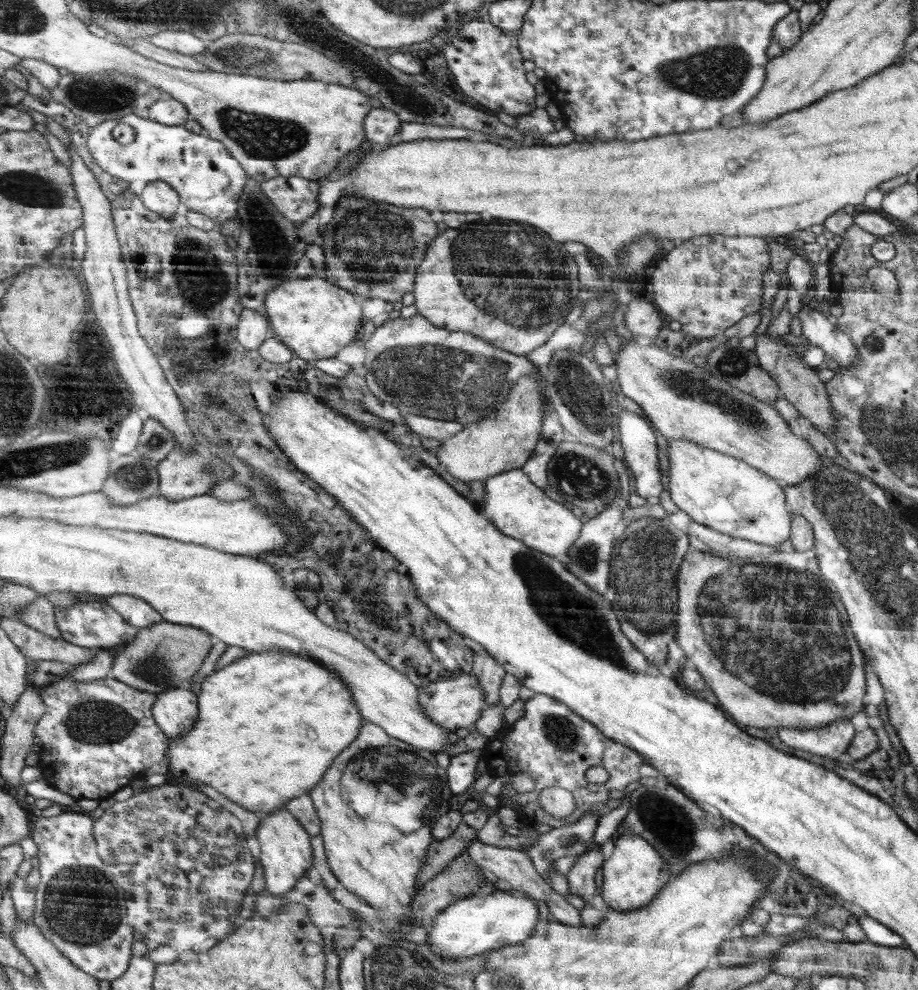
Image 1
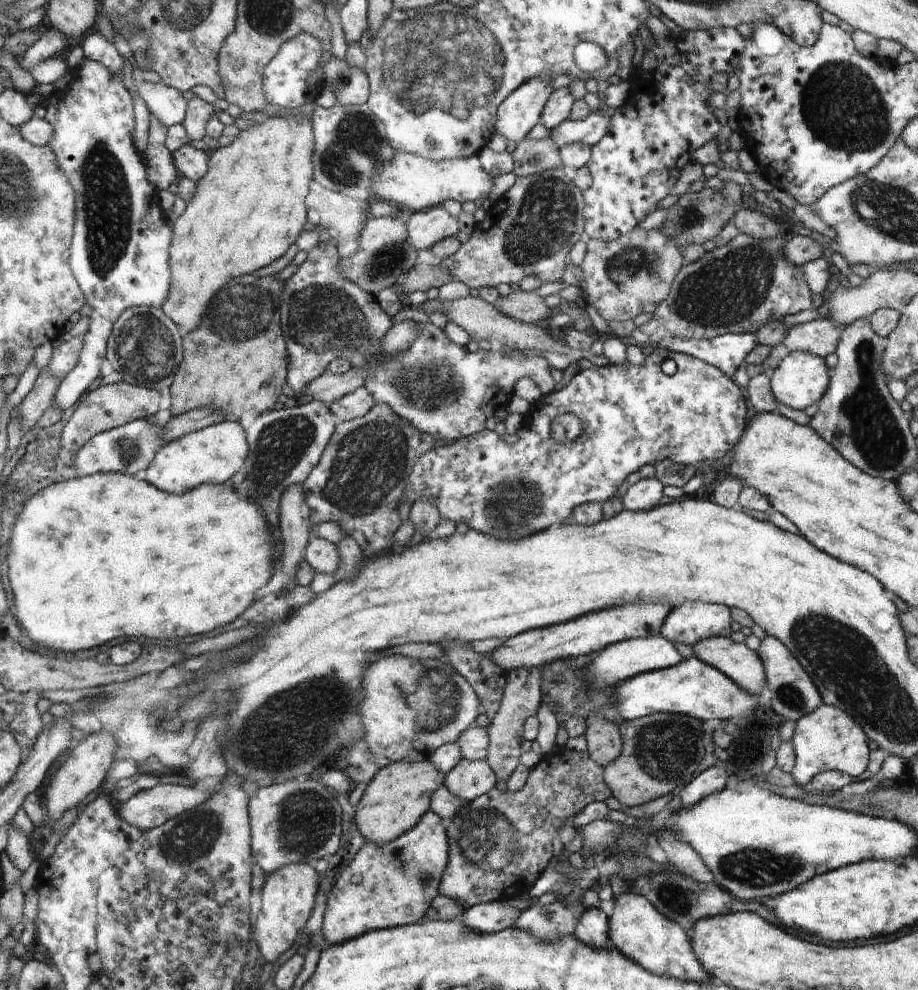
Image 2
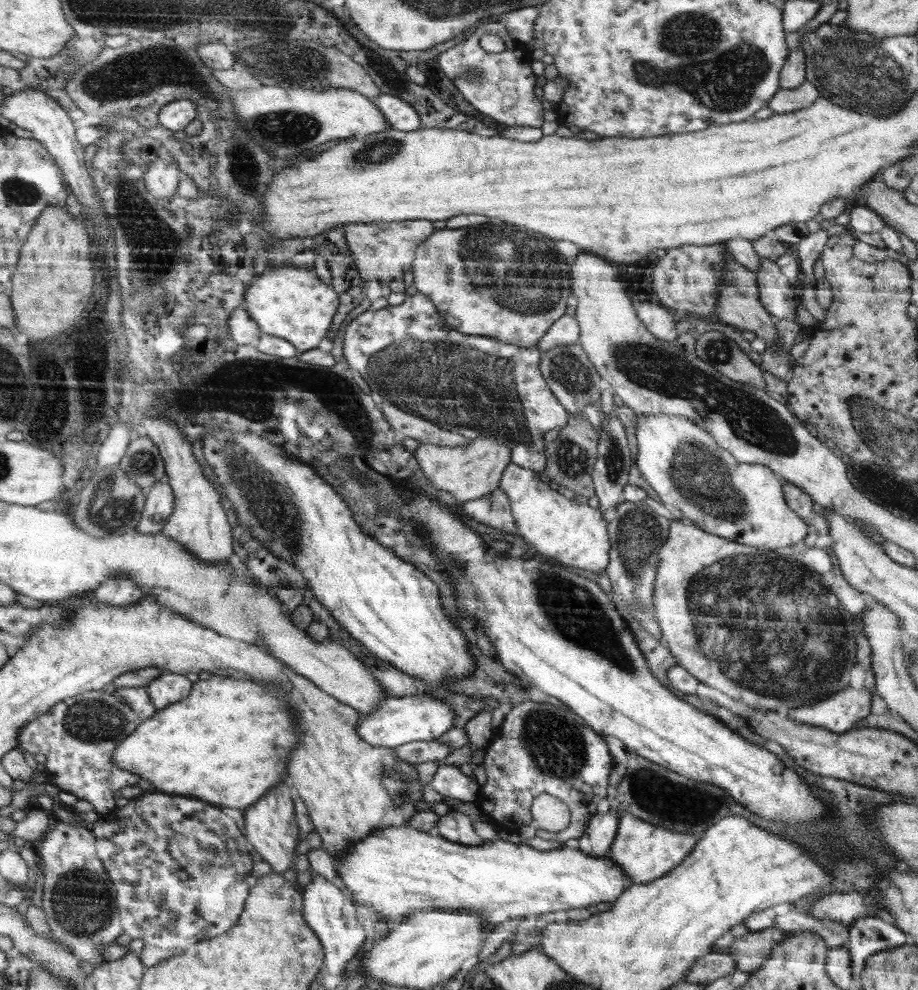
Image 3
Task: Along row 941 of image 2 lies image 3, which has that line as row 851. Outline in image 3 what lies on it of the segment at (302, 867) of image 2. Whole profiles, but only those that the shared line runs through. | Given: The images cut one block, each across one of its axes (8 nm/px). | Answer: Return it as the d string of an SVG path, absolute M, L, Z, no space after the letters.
M280 786L280 790L272 790L272 794L266 794L256 804L242 810L246 825L248 840L252 842L254 850L270 863L275 873L284 872L290 868L294 848L298 846L299 824L294 816L295 806L292 806L288 786Z

